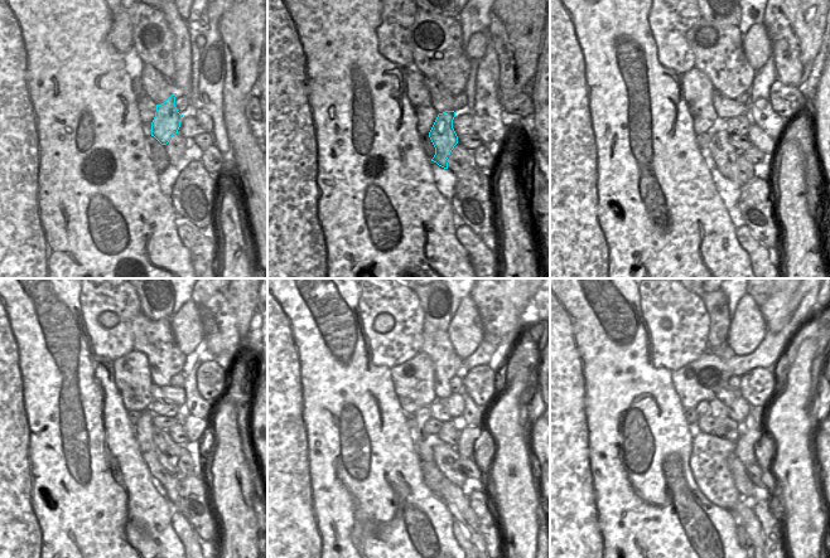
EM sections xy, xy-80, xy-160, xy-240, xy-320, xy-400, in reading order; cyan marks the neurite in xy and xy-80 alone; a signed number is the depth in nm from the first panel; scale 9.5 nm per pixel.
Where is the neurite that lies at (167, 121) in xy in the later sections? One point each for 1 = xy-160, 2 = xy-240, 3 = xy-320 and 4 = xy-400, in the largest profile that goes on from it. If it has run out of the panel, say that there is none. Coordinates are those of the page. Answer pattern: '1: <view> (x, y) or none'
1: xy-160 (720, 148)
2: xy-240 (162, 449)
3: xy-320 (445, 456)
4: xy-400 (747, 489)

